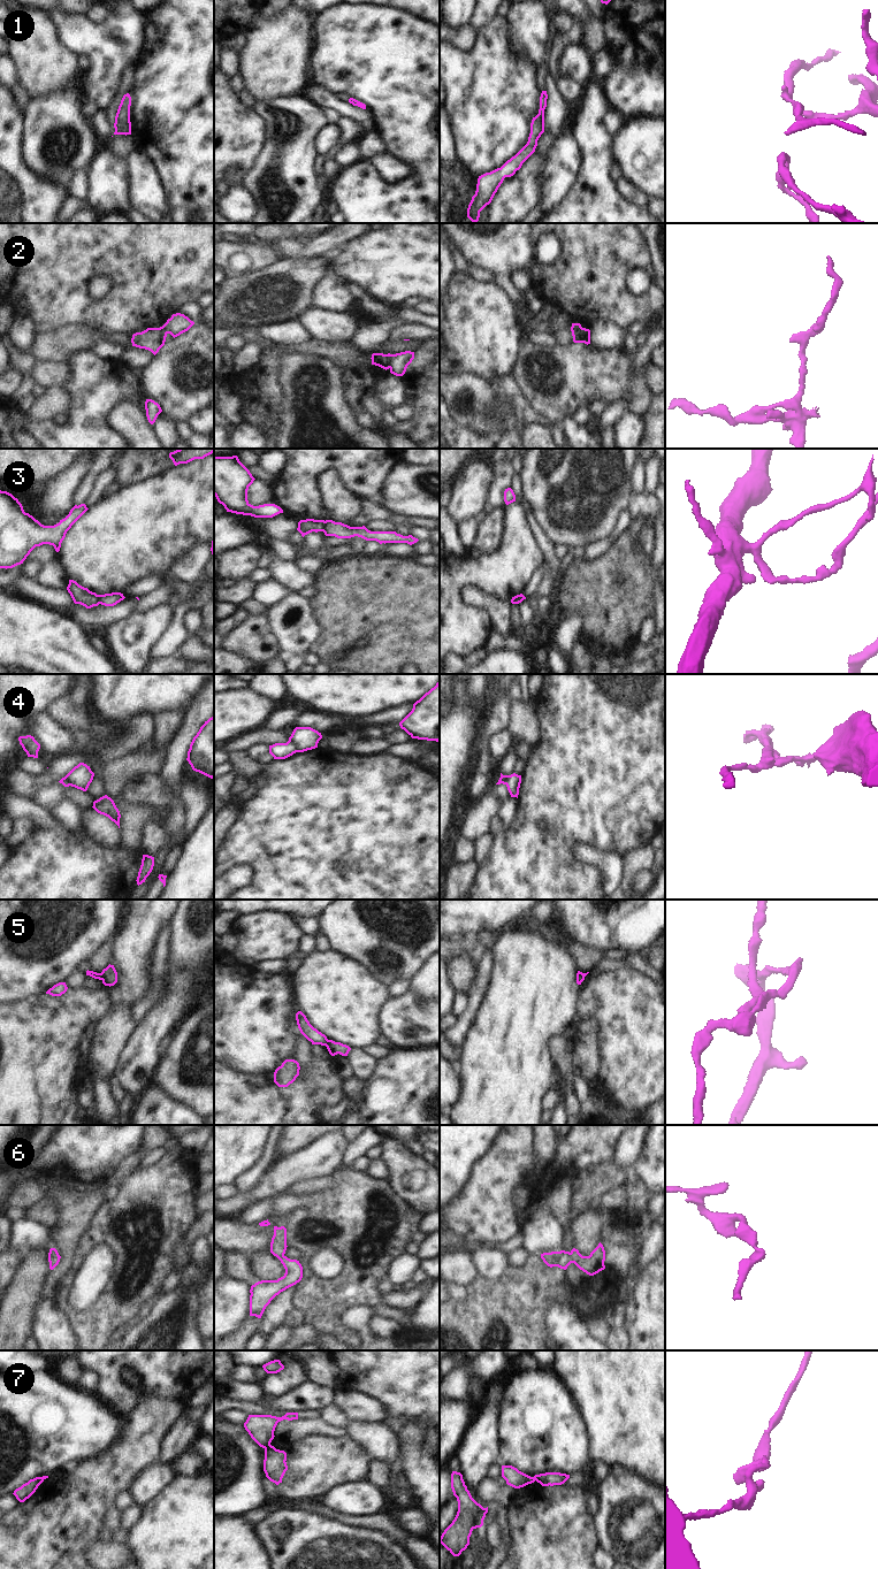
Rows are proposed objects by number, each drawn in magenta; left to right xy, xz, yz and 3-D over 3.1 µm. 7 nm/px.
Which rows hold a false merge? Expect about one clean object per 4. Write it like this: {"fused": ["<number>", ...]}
{"fused": ["2", "3", "4", "5", "7"]}

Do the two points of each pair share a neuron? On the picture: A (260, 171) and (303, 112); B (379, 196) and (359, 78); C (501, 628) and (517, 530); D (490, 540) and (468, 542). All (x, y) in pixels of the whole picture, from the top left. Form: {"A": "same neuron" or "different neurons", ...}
{"A": "same neuron", "B": "same neuron", "C": "different neurons", "D": "different neurons"}

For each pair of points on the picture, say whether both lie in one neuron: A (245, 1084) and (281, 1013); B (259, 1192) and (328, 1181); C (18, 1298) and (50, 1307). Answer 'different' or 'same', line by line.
A: different
B: different
C: different

